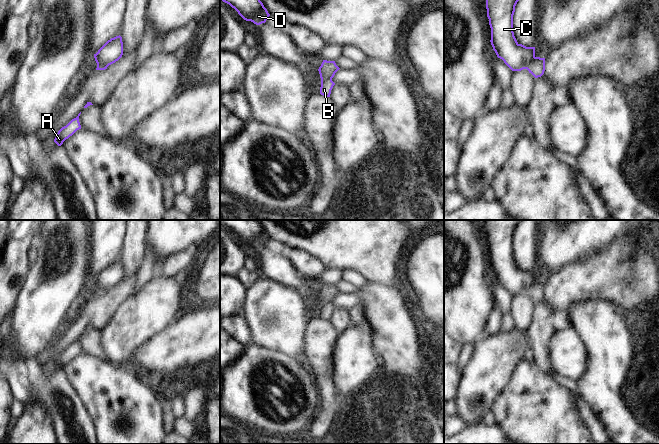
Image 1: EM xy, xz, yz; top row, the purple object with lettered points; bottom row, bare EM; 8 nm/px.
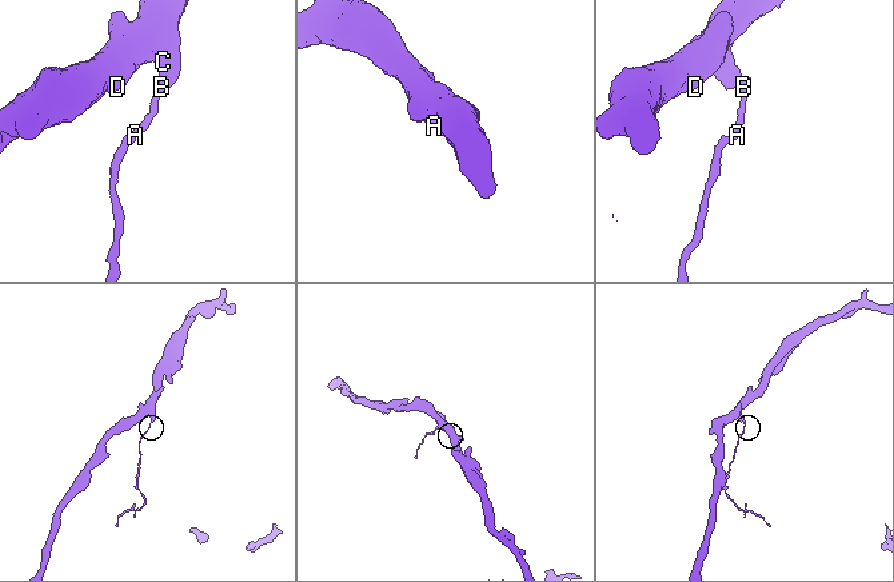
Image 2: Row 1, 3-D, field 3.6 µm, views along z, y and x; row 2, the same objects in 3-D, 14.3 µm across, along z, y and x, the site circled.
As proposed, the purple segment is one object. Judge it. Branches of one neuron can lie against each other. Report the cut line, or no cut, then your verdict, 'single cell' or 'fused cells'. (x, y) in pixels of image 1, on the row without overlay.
cut in yz along (534, 280), (526, 292); fused cells

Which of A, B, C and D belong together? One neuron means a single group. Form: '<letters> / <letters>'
A B / C D

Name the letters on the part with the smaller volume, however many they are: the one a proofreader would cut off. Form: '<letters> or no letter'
A, B

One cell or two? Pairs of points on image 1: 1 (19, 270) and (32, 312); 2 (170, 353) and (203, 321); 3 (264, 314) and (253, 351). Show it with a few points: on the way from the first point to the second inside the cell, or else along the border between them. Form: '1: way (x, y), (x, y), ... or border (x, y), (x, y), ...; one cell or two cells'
1: border (29, 267), (14, 304); two cells
2: way (178, 346), (195, 329); one cell
3: border (248, 342), (278, 351); two cells

